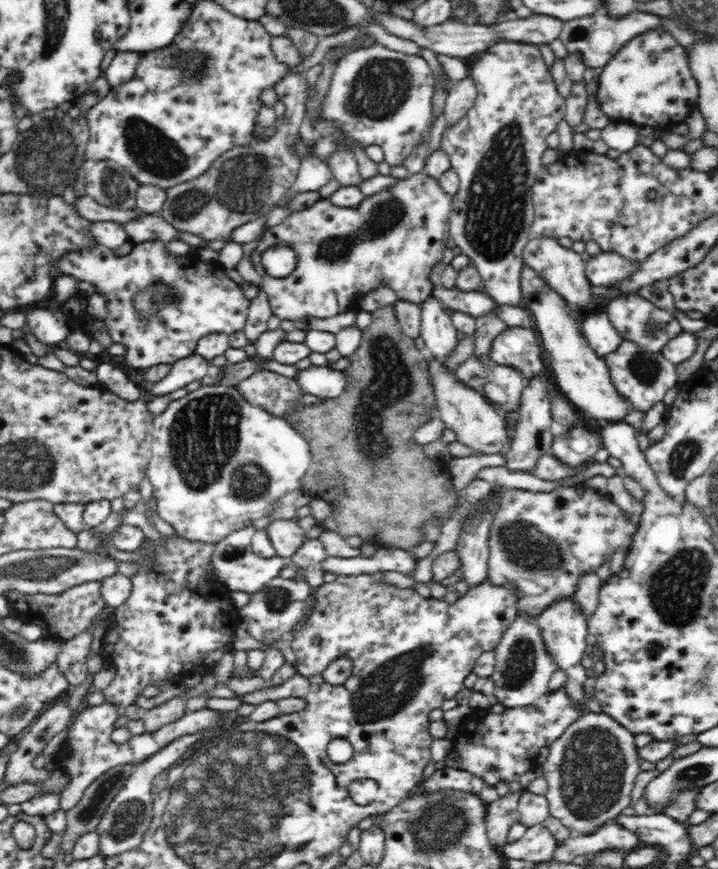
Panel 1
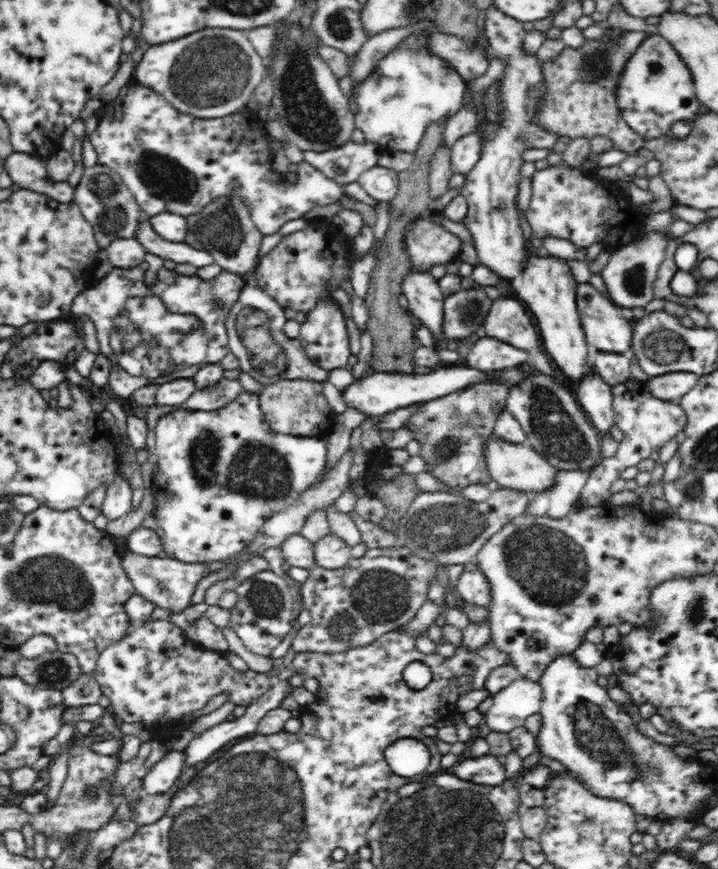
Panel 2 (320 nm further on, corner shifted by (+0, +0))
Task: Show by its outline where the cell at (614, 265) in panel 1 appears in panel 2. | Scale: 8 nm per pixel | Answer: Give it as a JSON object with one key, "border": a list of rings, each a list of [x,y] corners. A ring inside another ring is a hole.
{"border":[[[670,210],[666,212],[654,212],[644,217],[644,238],[636,238],[634,241],[621,246],[616,252],[611,254],[608,264],[600,273],[607,286],[607,296],[621,308],[642,308],[653,295],[653,284],[657,277],[657,270],[665,257],[665,248],[673,239],[669,226],[678,220]]]}

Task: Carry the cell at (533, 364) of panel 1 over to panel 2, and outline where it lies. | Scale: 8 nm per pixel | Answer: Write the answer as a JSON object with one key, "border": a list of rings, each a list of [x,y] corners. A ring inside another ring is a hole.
{"border":[[[538,372],[524,384],[512,383],[507,394],[507,411],[520,423],[527,434],[526,444],[532,446],[557,470],[590,471],[602,460],[601,436],[592,428],[588,417],[580,410],[573,392],[566,392],[550,376]]]}

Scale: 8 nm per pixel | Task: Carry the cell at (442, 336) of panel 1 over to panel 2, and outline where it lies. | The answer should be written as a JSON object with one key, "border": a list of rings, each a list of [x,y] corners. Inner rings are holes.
{"border":[[[409,271],[403,278],[401,289],[409,302],[408,312],[432,331],[432,335],[438,339],[436,348],[444,348],[448,341],[443,322],[446,296],[439,282],[428,272]]]}

